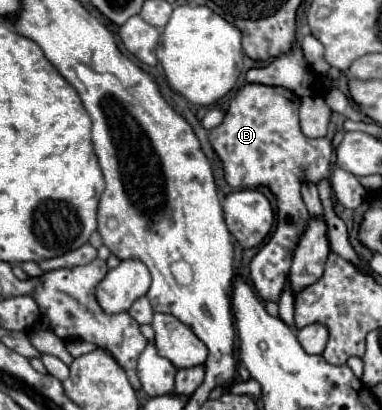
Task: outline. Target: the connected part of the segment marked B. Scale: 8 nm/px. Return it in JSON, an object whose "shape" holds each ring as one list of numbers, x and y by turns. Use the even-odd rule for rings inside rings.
{"shape":[[245,85,231,101,225,119,219,127,209,131,209,141,219,155,225,171,225,181,235,189,267,187,277,197,277,227,271,239,253,257,249,271,251,281,263,301,279,303,291,269,293,251,303,235,311,215,301,199,301,185,317,185,329,179,333,145,327,137,311,139,303,135,299,127,301,99,285,87,269,85]]}

